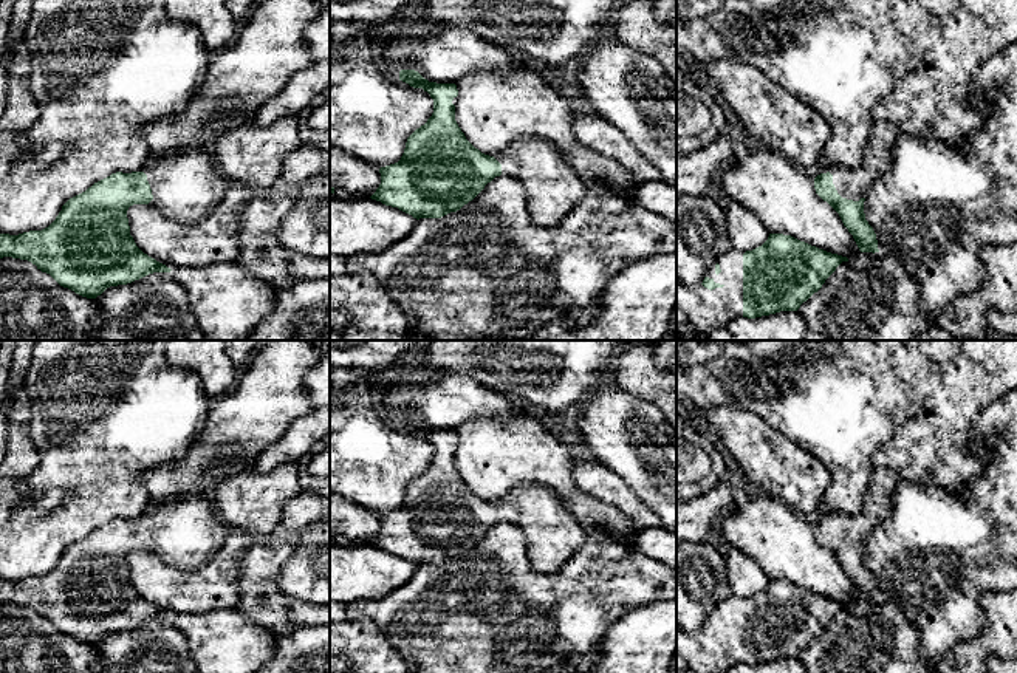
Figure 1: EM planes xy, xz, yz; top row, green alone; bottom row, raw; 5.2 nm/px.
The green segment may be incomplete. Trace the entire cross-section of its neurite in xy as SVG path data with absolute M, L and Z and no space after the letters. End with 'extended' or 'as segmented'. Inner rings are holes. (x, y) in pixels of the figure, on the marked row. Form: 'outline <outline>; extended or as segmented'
outline M206 147L173 150L149 162L138 172L116 172L70 198L56 220L42 231L19 235L0 234L0 258L28 260L50 274L60 286L96 299L107 288L127 285L153 272L172 269L144 254L130 235L127 210L133 204L150 204L166 218L181 224L204 220L223 200L231 181Z; extended

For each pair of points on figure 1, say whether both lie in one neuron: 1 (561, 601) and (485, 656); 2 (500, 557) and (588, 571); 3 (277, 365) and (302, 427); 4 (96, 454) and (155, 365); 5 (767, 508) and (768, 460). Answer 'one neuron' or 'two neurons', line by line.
1: one neuron
2: one neuron
3: two neurons
4: one neuron
5: two neurons

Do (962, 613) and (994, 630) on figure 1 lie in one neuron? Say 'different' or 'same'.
different

